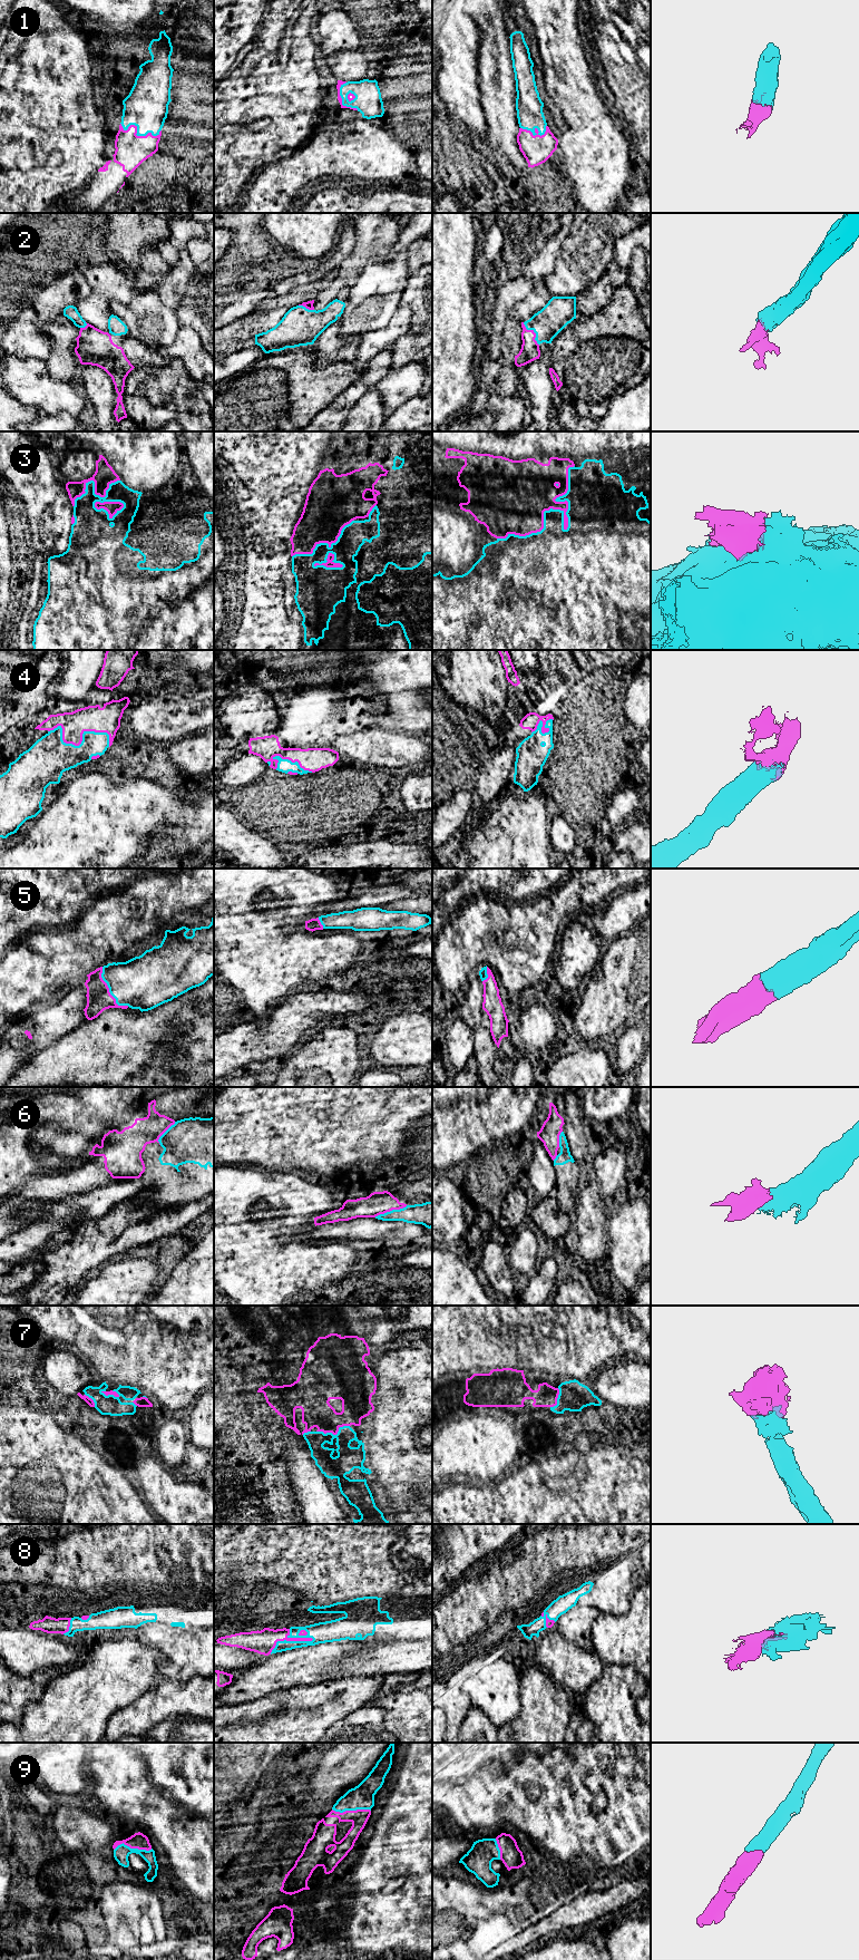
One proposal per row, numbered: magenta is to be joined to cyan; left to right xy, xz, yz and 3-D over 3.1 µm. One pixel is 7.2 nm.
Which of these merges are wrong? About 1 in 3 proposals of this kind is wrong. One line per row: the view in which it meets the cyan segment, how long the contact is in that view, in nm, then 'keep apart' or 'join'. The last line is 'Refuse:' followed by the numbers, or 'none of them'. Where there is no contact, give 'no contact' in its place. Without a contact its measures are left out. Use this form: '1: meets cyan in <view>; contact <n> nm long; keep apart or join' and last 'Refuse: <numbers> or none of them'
1: meets cyan in xy; contact 300 nm long; join
2: meets cyan in yz; contact 200 nm long; join
3: meets cyan in yz; contact 750 nm long; keep apart
4: meets cyan in xy; contact 460 nm long; join
5: meets cyan in xy; contact 340 nm long; join
6: meets cyan in xz; contact 260 nm long; keep apart
7: meets cyan in xz; contact 240 nm long; join
8: meets cyan in xz; contact 340 nm long; join
9: meets cyan in xz; contact 280 nm long; join
Refuse: 3, 6

